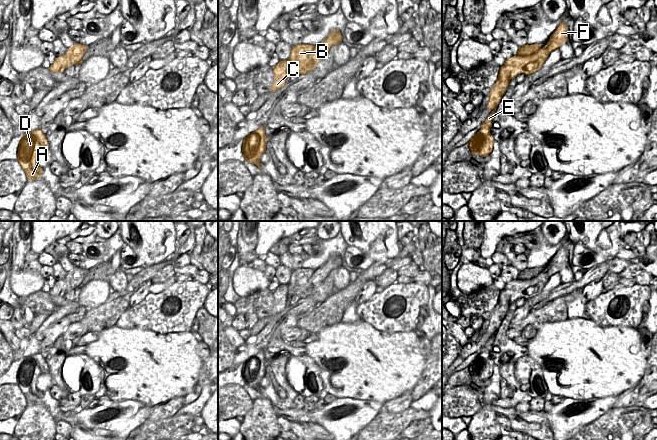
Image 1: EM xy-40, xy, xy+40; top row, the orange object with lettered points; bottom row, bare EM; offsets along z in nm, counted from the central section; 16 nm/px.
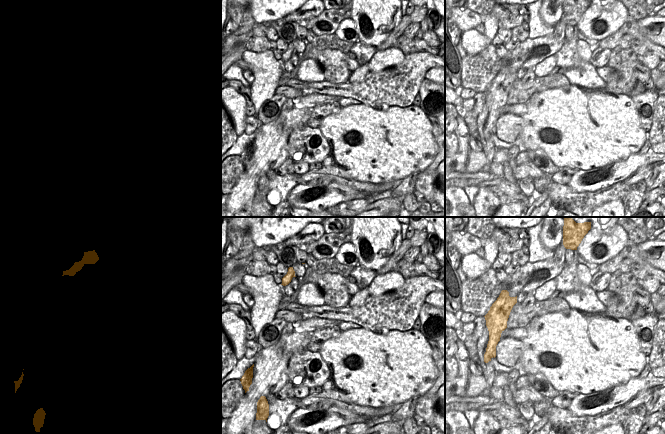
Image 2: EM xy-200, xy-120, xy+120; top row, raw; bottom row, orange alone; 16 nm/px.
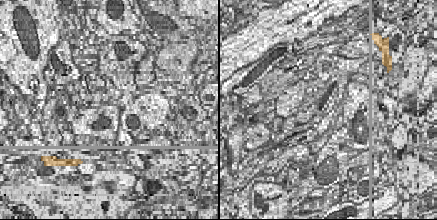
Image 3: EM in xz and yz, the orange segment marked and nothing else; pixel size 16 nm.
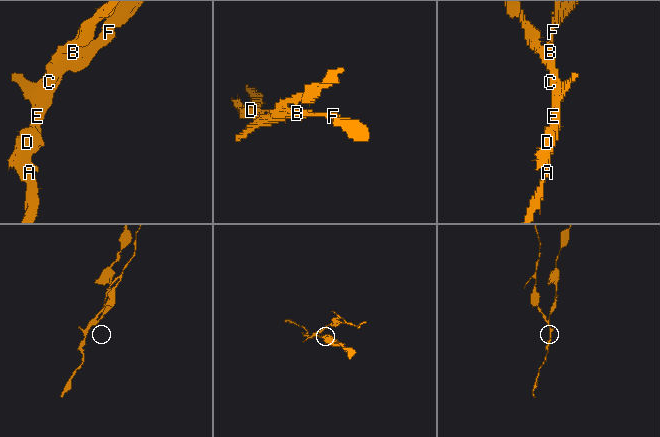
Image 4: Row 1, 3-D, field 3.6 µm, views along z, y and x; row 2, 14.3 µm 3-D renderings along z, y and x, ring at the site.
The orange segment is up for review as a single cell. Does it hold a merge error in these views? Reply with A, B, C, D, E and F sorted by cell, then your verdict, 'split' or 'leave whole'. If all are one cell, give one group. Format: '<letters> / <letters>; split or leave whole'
A B D E F / C; split

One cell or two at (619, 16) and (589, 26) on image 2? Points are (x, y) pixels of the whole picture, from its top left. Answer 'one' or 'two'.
one

